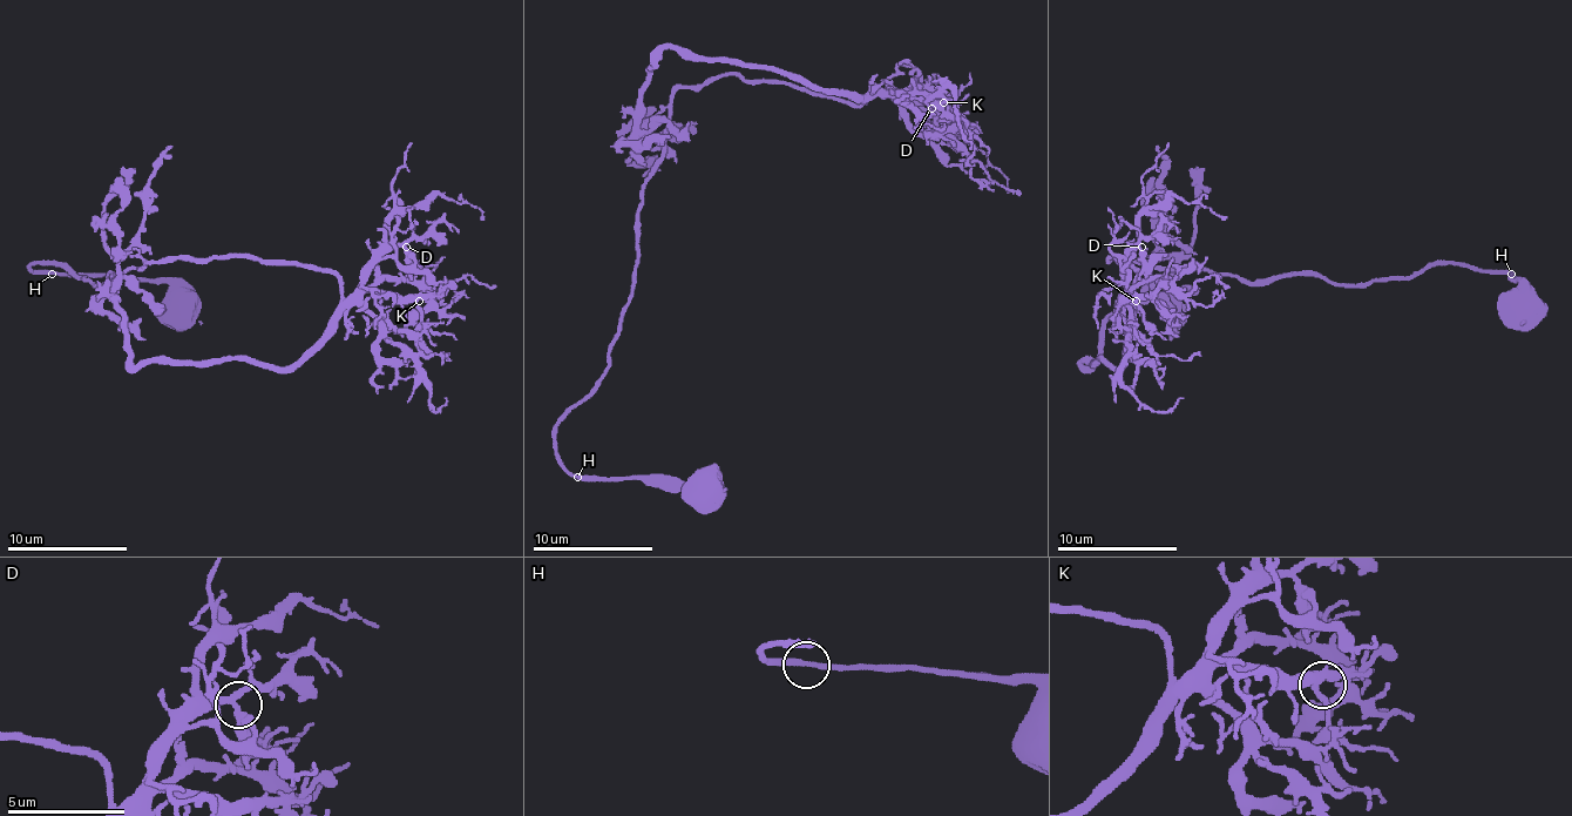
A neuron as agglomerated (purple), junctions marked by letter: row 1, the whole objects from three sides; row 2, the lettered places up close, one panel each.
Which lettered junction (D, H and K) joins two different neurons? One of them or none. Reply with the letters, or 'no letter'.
no letter

